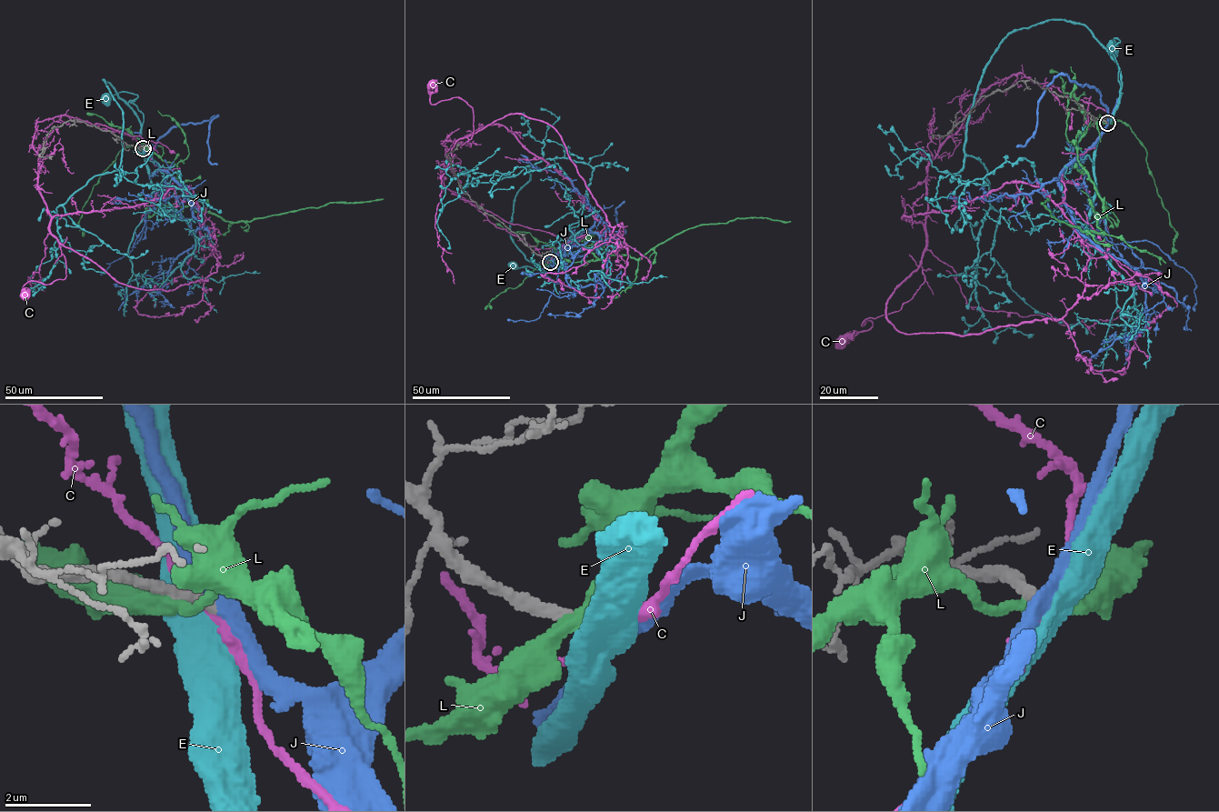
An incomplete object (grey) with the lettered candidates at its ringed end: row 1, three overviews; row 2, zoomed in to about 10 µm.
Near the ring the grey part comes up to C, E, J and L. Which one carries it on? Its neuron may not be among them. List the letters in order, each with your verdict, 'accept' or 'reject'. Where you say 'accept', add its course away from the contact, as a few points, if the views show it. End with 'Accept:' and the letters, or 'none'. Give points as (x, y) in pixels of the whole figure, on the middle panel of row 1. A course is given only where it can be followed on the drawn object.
C: reject
E: reject
J: accept; course (550, 262), (582, 232), (589, 230), (598, 236), (564, 252), (539, 317), (507, 320)
L: reject
Accept: J

